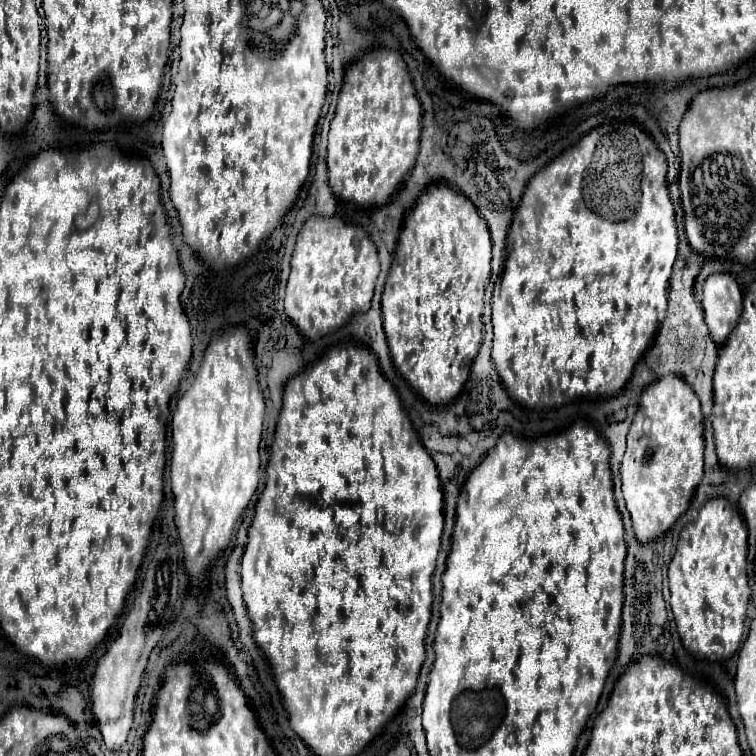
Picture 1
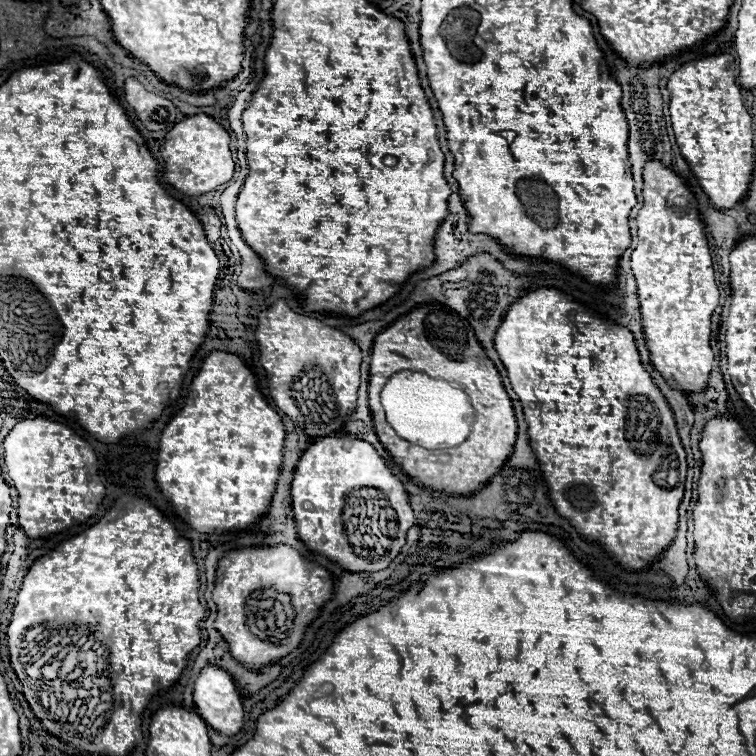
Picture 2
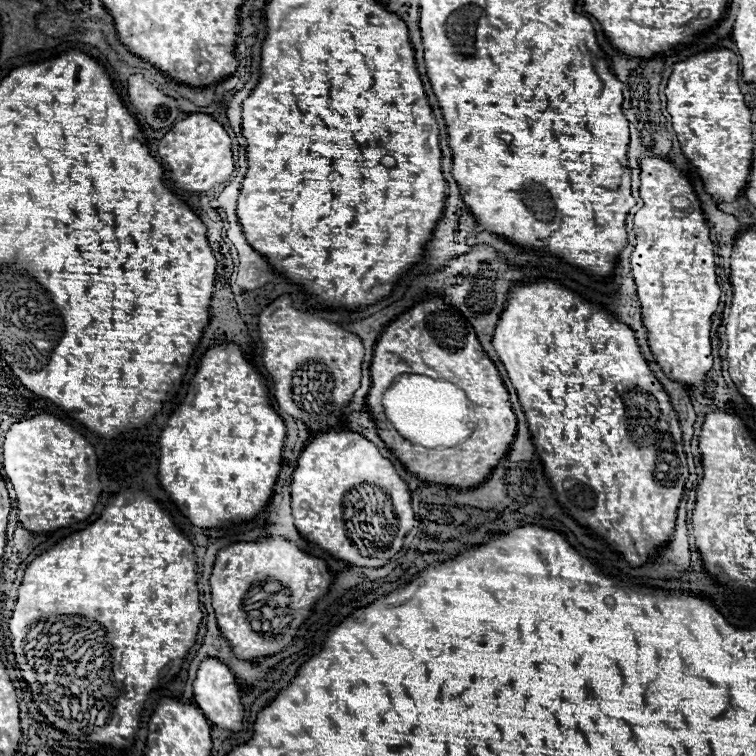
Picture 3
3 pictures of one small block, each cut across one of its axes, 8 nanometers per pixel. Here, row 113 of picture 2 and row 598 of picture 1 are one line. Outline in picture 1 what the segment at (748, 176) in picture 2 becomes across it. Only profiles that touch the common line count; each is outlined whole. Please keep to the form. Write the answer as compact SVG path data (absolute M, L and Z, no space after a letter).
M724 496L708 498L700 506L696 522L686 524L680 532L676 554L668 568L670 606L682 644L698 658L728 660L740 648L750 596L746 540L742 514Z

